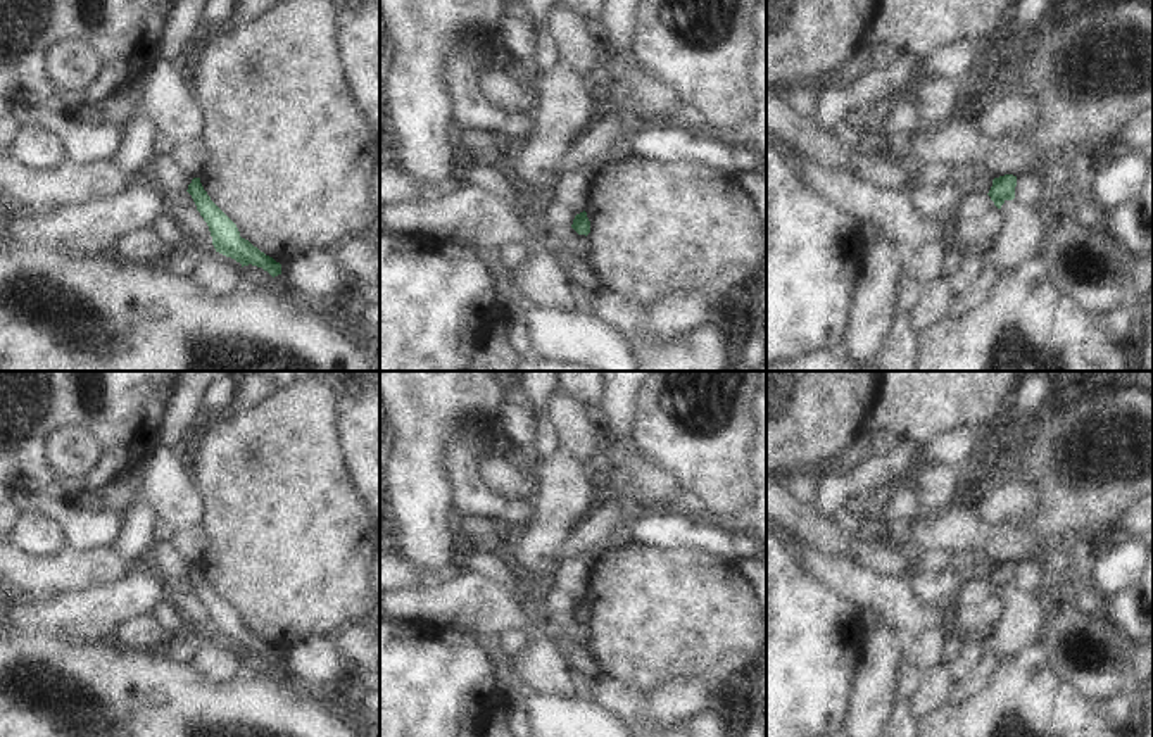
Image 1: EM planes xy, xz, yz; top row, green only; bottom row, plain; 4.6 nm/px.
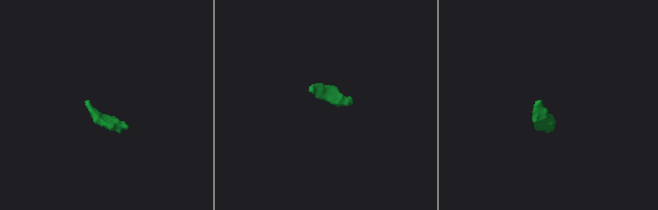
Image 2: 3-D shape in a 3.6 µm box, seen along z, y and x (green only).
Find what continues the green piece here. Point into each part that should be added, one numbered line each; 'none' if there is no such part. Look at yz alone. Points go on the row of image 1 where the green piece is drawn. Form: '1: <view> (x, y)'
none

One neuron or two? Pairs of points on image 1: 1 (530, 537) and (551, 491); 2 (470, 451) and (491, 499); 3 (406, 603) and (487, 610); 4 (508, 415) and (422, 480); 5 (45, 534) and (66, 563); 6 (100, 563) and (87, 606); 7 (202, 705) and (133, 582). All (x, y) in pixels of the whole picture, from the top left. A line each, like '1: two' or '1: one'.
1: one
2: one
3: one
4: two
5: two
6: two
7: two

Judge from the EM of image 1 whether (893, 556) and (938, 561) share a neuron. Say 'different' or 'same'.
different

